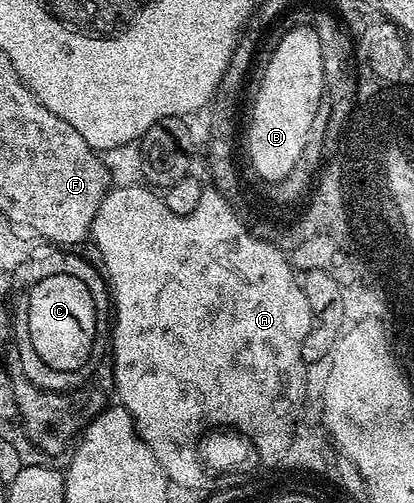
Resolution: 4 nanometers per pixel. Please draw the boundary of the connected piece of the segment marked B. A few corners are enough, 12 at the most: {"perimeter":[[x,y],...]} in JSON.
{"perimeter":[[288,30],[262,72],[246,152],[265,182],[290,174],[324,101],[324,56]]}

